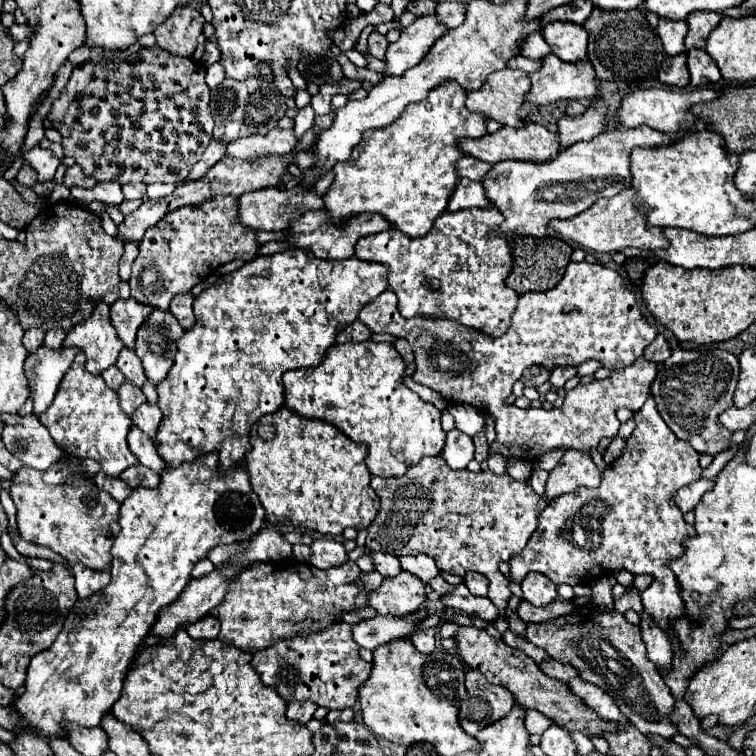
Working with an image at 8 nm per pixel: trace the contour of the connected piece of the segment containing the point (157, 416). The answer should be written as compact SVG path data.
M143 403L141 407L137 407L137 411L133 413L133 423L145 431L151 439L155 439L155 433L157 433L157 427L161 423L161 409L157 405L151 405L151 403Z

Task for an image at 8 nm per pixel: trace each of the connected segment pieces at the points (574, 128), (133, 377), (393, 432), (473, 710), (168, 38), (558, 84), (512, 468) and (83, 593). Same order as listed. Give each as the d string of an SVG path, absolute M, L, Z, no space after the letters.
M597 97L581 115L577 115L577 117L565 115L557 125L559 125L561 147L569 147L579 141L589 141L595 135L605 131L607 105L601 97Z
M123 347L119 353L119 359L117 359L117 367L125 375L125 379L129 379L137 387L143 387L145 373L141 367L141 359L137 359L135 351L129 351L127 347Z
M337 343L319 367L283 375L285 405L297 415L329 421L355 443L365 443L369 447L365 463L373 475L399 477L419 459L439 455L445 445L441 411L413 393L403 383L403 373L405 361L393 343Z
M477 669L467 671L465 689L467 695L459 703L459 725L467 735L475 735L479 729L495 723L515 705L513 695L505 687L489 683Z
M185 5L177 7L177 11L173 11L173 15L169 15L169 19L161 23L161 27L153 31L153 35L157 39L157 45L171 55L191 57L195 53L197 37L201 35L203 25L205 19L199 9Z
M555 55L543 59L543 67L531 77L531 89L525 101L549 105L559 99L591 99L597 93L595 71L589 61L565 63Z
M508 459L506 462L506 469L511 477L521 482L527 482L532 473L530 463L522 459Z
M73 565L73 577L75 577L75 589L79 593L81 599L105 589L111 581L111 573L109 569L105 571L93 571L89 567L81 567L81 565Z

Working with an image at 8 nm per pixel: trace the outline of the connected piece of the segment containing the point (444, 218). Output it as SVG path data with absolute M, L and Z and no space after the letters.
M497 209L445 211L425 237L401 235L395 227L361 237L355 257L389 267L389 287L399 299L399 313L411 317L445 317L467 327L501 337L517 307L515 291L505 285L511 273L511 249L499 225L505 221Z

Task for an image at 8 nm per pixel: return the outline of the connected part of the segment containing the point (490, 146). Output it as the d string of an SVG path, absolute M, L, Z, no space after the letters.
M525 123L521 129L513 127L501 127L497 133L479 137L479 139L461 139L459 147L465 155L471 155L475 159L487 161L487 163L499 163L499 161L533 161L533 163L545 163L549 159L555 159L559 155L559 143L557 133L547 131L543 125L537 123Z

